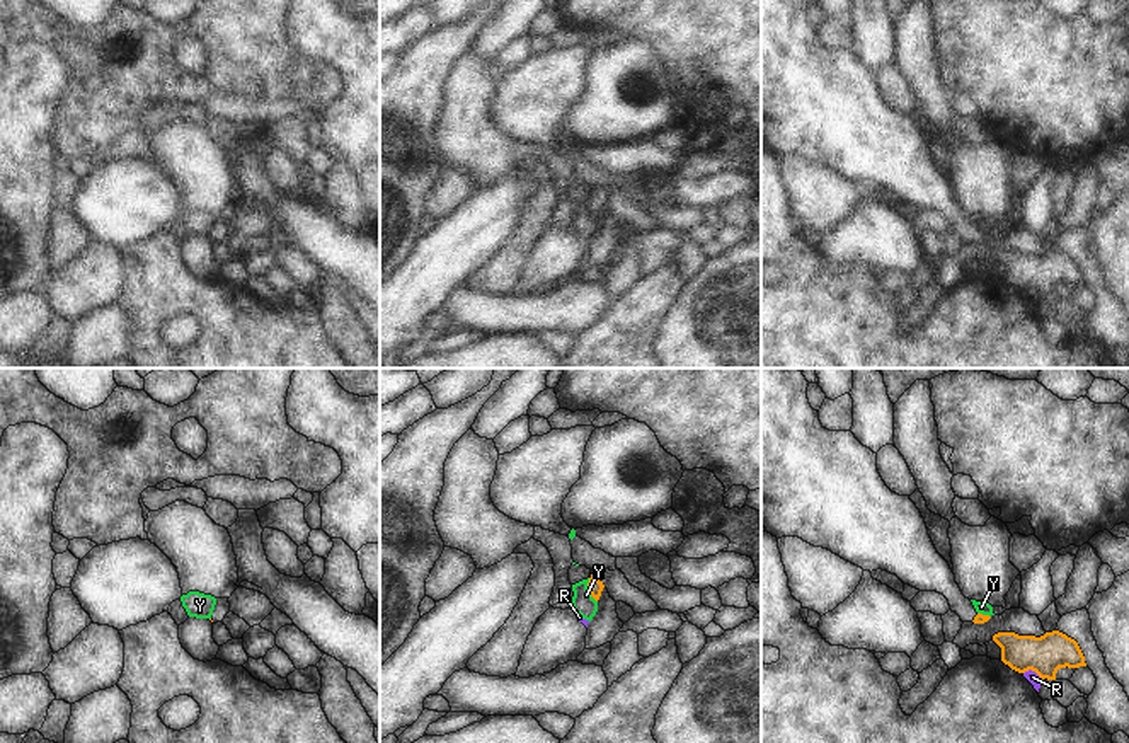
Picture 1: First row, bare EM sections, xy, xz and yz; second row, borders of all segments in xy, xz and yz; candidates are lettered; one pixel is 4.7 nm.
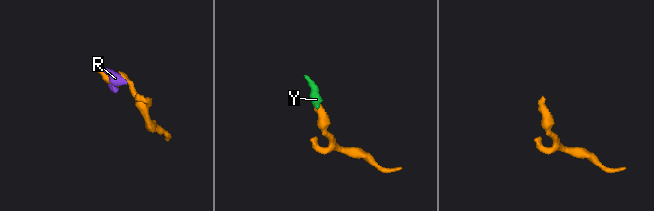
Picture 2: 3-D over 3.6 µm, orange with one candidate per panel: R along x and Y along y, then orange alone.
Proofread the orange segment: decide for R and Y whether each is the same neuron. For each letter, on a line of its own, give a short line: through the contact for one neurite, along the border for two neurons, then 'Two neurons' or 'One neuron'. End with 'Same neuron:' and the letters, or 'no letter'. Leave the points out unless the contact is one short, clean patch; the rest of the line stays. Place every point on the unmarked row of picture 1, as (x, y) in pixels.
R: Line: yz (1024, 290), (1034, 288), (1043, 297). Two neurons
Y: Line: xz (588, 196), (588, 210), (596, 220). Two neurons
Same neuron: no letter.

